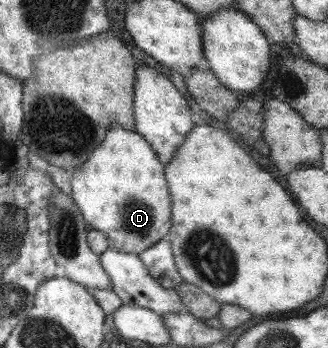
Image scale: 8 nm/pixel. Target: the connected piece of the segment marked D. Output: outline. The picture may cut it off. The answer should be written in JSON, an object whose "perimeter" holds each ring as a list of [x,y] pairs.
{"perimeter":[[[110,124],[109,130],[106,130],[106,136],[100,144],[98,144],[98,150],[94,150],[94,154],[89,156],[88,161],[80,166],[76,166],[74,171],[70,173],[70,190],[71,198],[73,202],[77,205],[77,208],[81,211],[81,216],[87,224],[92,226],[92,229],[98,230],[106,236],[108,247],[116,249],[118,252],[128,253],[128,254],[140,254],[144,250],[149,249],[150,246],[156,244],[158,240],[164,239],[167,237],[167,234],[170,229],[171,219],[171,206],[170,206],[170,194],[168,189],[168,182],[163,171],[163,166],[161,161],[158,159],[157,152],[149,145],[144,138],[141,137],[135,131],[124,130],[120,124]]]}

